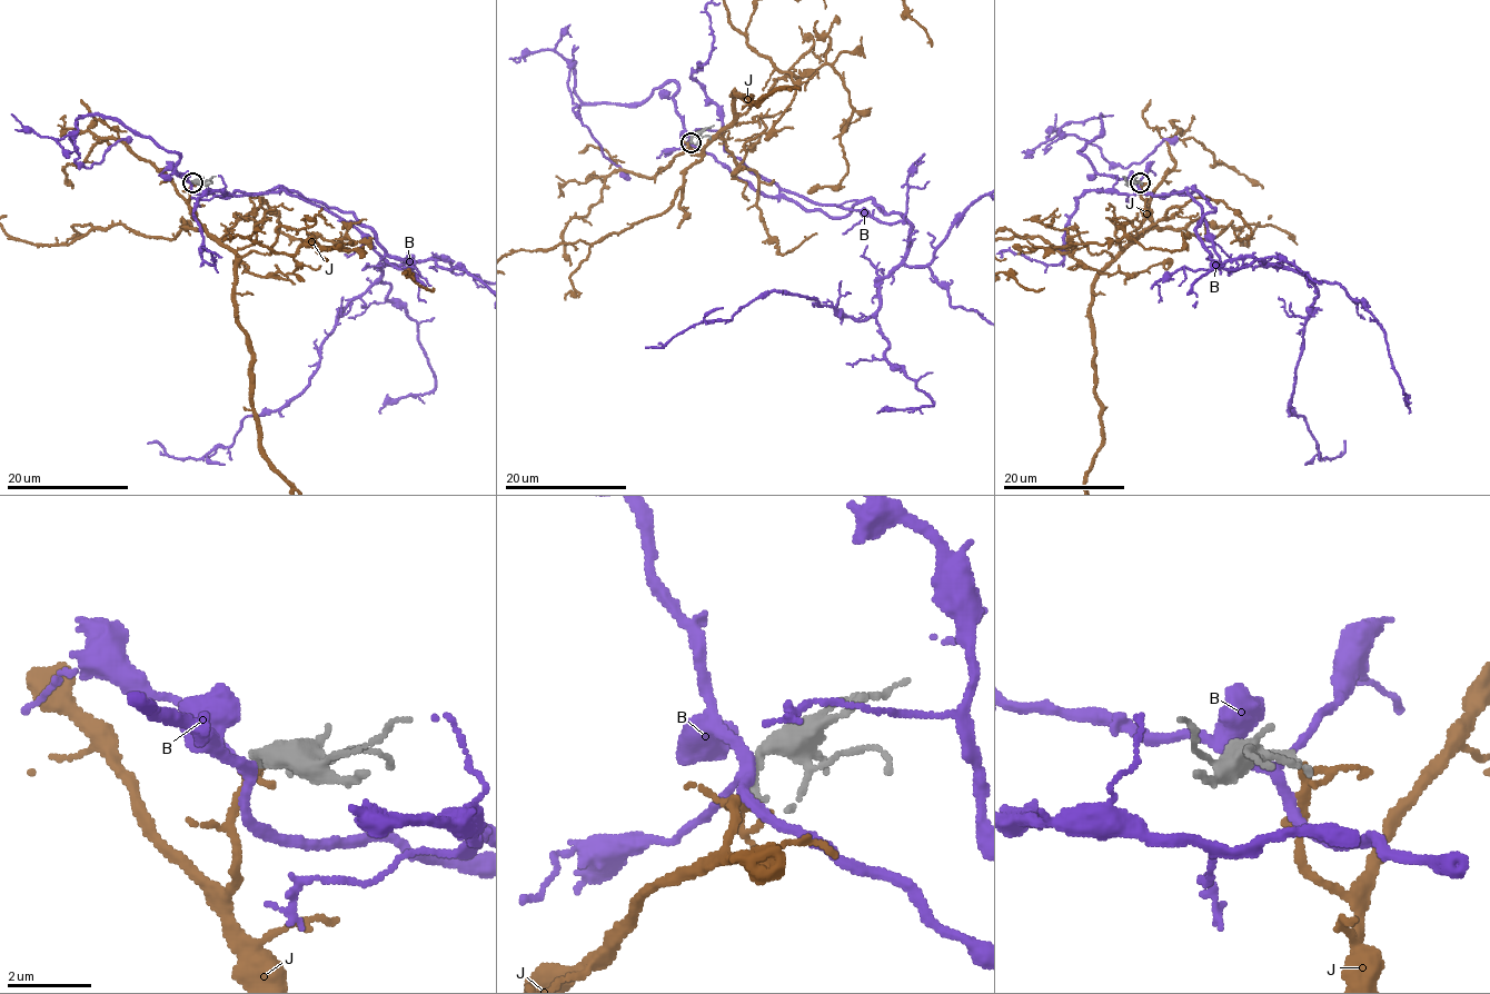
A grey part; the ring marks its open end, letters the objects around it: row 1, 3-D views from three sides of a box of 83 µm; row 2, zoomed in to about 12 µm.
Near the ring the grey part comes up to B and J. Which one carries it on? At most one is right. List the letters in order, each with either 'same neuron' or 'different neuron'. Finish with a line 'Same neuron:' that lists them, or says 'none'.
B: different neuron
J: same neuron
Same neuron: J

